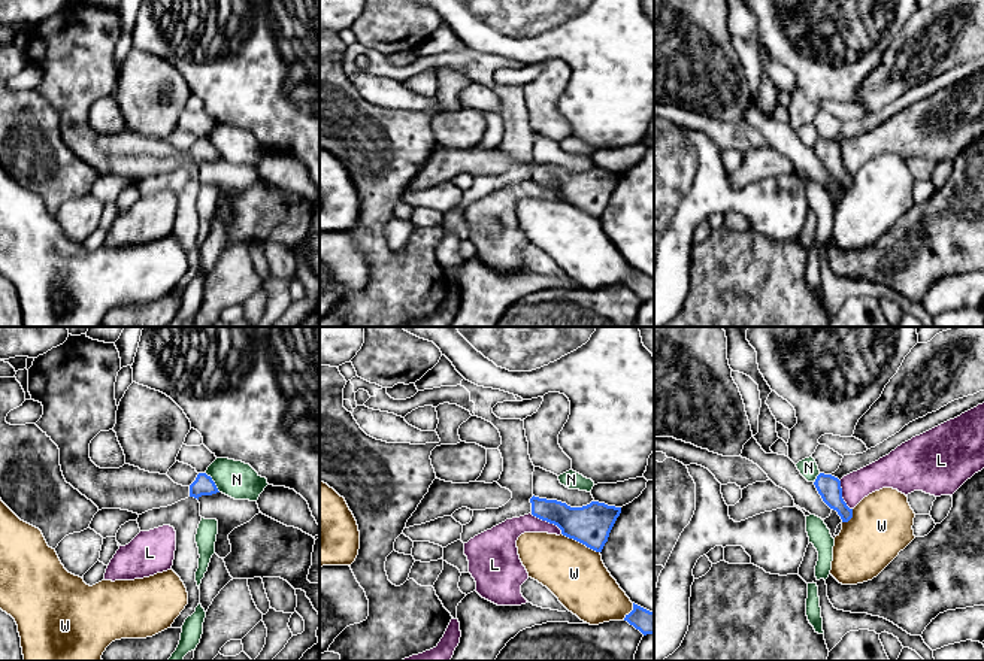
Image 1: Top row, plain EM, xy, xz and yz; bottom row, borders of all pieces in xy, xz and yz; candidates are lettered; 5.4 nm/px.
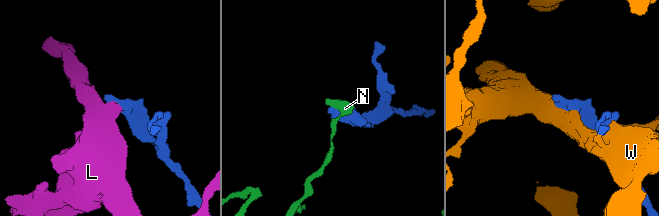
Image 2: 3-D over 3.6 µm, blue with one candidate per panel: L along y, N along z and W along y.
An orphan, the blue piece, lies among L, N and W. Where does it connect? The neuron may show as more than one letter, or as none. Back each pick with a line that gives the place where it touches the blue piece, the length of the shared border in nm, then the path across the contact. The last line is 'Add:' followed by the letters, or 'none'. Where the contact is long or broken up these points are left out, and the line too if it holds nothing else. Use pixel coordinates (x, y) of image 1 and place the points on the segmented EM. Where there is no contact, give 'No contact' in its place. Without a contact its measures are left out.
Add: none

